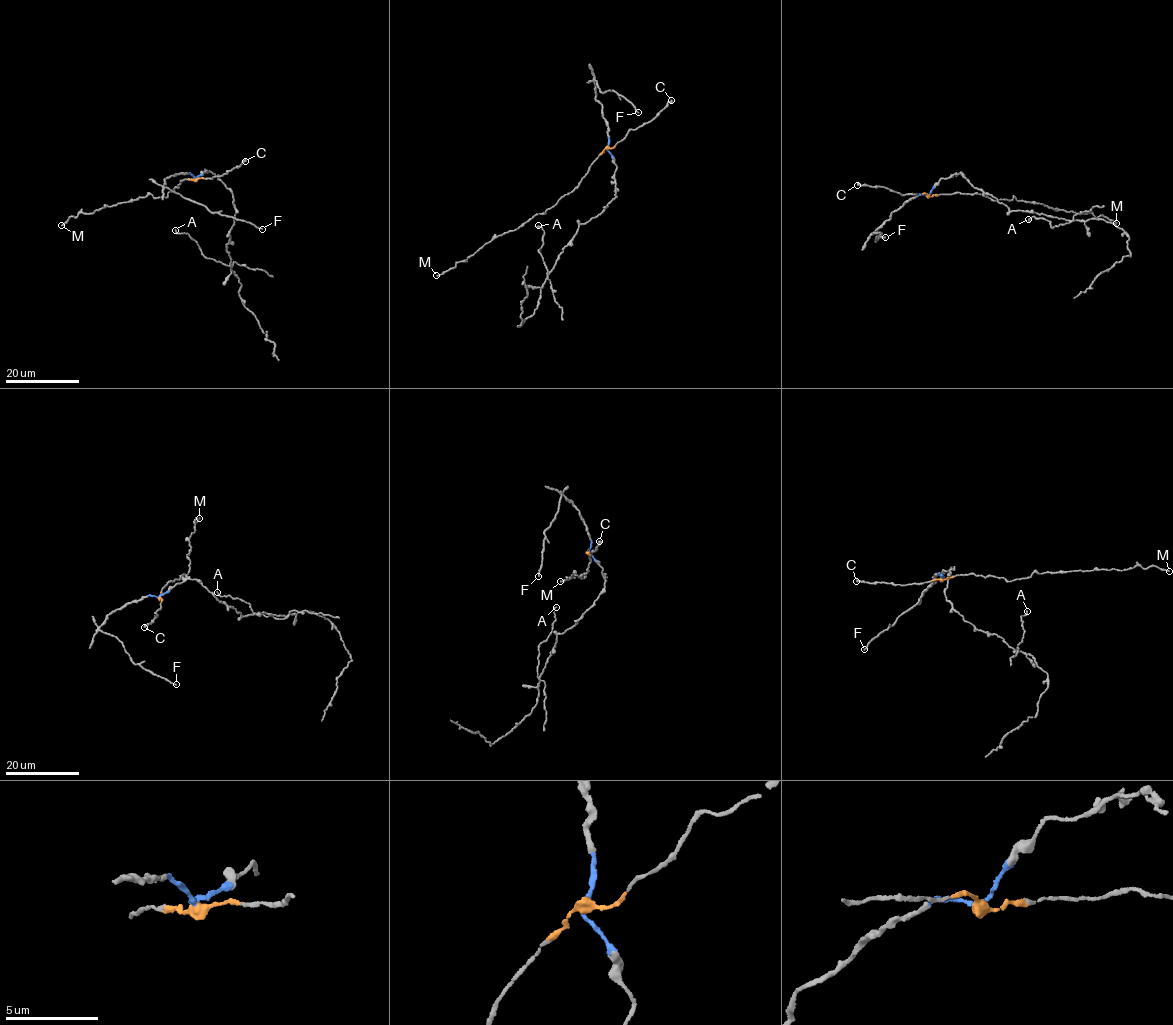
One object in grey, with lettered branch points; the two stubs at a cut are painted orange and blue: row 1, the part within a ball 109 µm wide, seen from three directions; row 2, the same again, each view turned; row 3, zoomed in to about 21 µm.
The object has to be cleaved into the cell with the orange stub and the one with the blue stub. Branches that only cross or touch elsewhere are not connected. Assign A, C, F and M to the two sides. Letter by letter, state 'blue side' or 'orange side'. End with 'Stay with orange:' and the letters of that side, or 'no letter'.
A: blue side
C: orange side
F: blue side
M: orange side
Stay with orange: C, M

